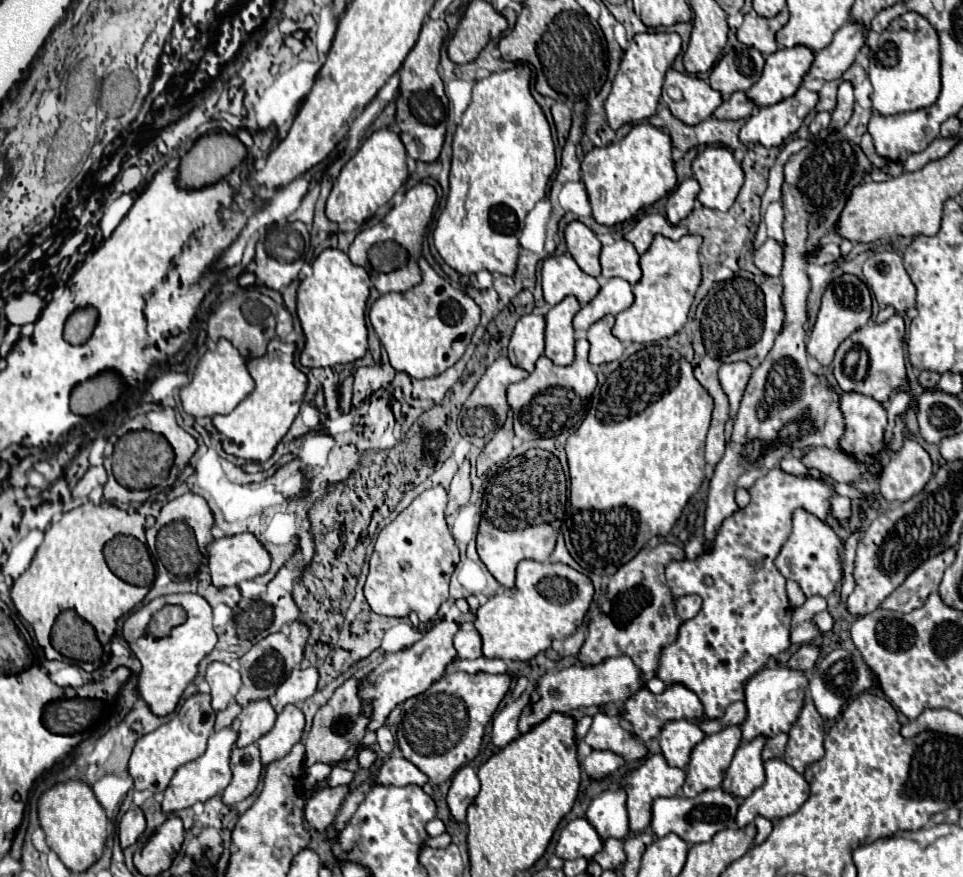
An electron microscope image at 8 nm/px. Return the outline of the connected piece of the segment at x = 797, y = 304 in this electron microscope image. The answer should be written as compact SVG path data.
M831 132L825 140L809 144L801 154L797 152L785 164L785 180L783 180L783 210L785 210L785 256L783 256L783 310L785 322L783 330L775 338L775 346L761 362L759 368L753 370L751 380L747 384L745 396L741 400L739 414L733 424L731 440L727 442L725 454L721 462L715 466L715 474L711 478L709 498L707 498L707 514L705 514L705 550L709 550L711 540L715 538L721 522L731 516L737 508L733 502L733 494L737 488L753 486L757 478L765 476L773 466L777 466L793 448L824 447L839 450L839 438L843 436L843 416L839 410L839 394L829 386L823 376L815 376L807 366L807 352L805 352L805 322L807 322L807 296L809 296L809 274L807 262L809 254L817 252L821 238L833 234L837 230L837 216L841 216L841 208L849 200L853 188L863 184L863 176L873 172L873 164L867 160L863 150L851 144L841 132Z

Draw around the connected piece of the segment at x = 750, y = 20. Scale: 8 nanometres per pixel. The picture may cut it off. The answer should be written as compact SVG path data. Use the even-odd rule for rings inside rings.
M787 9L782 10L773 18L763 18L757 14L745 14L743 26L737 30L737 40L745 46L757 48L761 54L773 54L779 46L775 42L777 30L789 20Z

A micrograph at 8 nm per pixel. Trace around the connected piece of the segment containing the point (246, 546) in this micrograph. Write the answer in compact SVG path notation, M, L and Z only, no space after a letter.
M235 534L235 536L225 536L219 540L213 540L207 546L209 552L209 574L213 578L215 586L237 586L243 580L251 580L255 576L261 576L269 570L271 566L271 556L265 550L265 546L253 536L253 534Z

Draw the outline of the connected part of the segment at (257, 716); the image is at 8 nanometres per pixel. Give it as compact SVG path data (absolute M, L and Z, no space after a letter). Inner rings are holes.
M257 700L245 706L237 716L237 726L239 726L237 748L245 748L257 742L263 734L267 734L273 728L275 718L277 718L277 712L267 700Z

